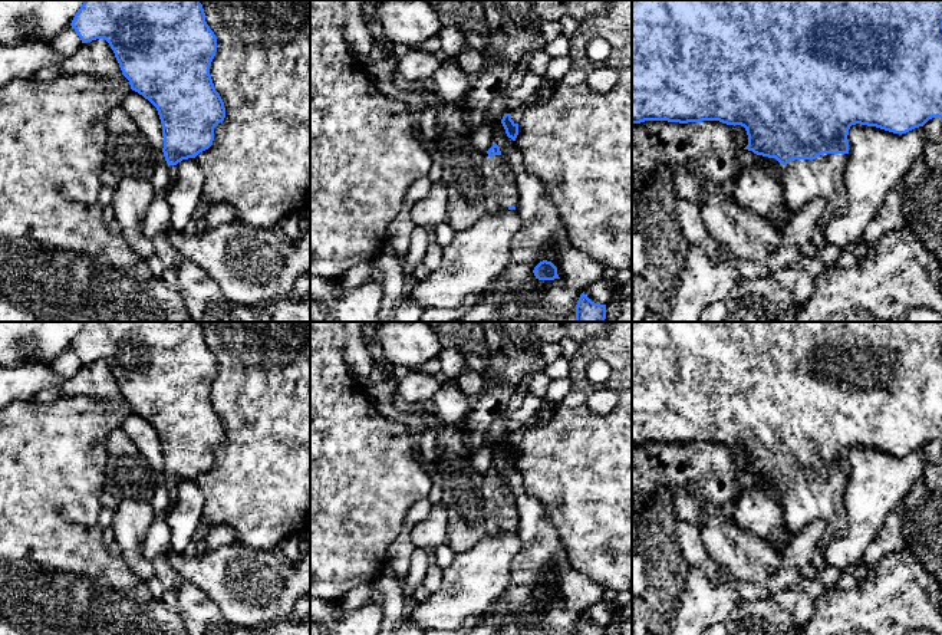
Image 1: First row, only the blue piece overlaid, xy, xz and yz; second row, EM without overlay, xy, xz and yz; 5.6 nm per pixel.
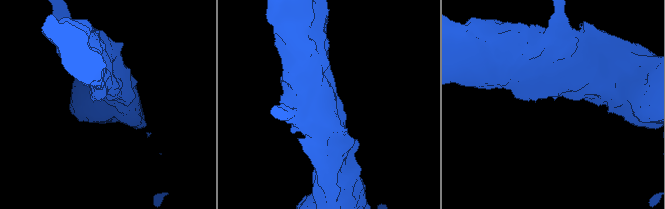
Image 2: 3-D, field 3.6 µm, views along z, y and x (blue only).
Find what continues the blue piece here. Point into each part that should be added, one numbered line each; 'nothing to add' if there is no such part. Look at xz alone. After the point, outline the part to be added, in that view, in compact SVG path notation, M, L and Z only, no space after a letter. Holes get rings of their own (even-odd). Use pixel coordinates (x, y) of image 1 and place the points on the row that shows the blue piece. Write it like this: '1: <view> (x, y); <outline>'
1: xz (500, 190); M484 154L481 165L484 177L484 198L487 213L497 214L517 205L516 175L510 171L503 155Z

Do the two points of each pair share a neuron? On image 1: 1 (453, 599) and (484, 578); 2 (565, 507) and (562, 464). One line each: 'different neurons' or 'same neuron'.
1: same neuron
2: same neuron

